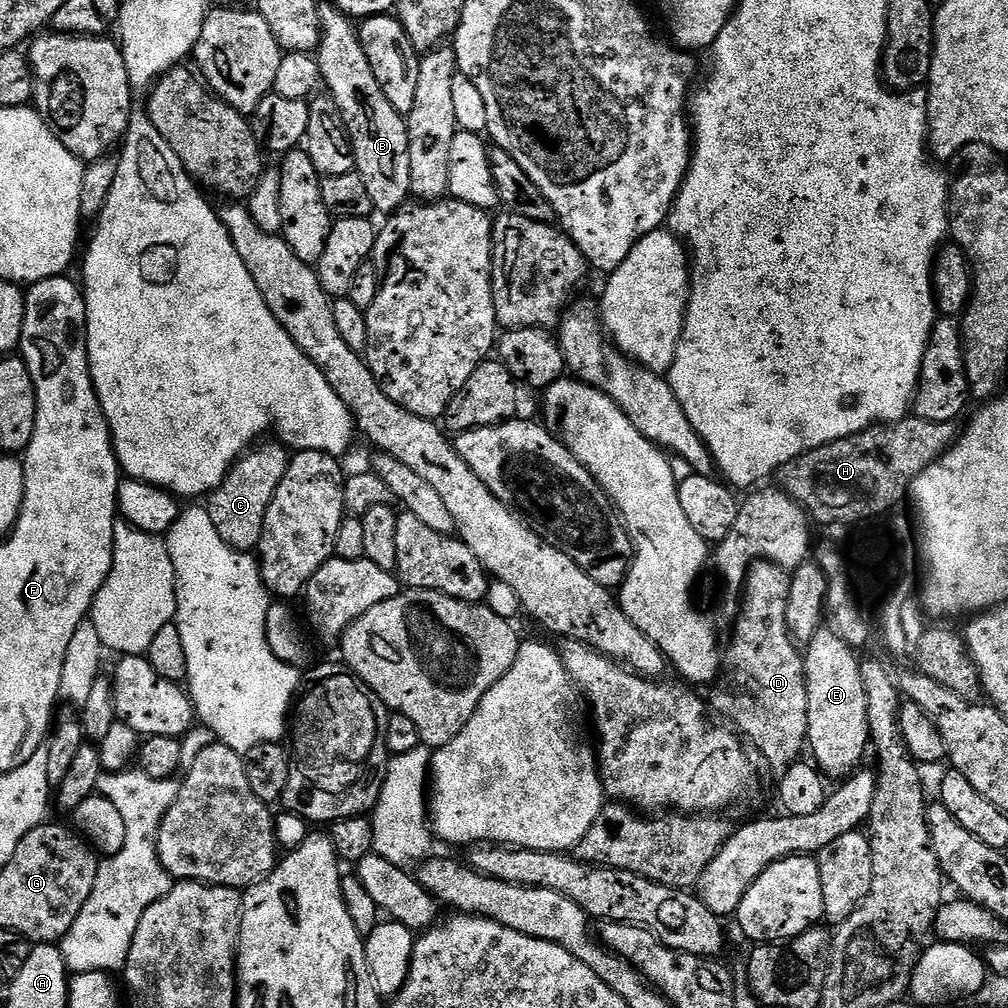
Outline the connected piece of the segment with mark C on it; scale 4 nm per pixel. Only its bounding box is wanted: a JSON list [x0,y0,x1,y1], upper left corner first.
[206,442,289,552]

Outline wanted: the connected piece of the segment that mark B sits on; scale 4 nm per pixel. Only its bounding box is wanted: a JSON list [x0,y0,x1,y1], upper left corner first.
[314,3,412,213]

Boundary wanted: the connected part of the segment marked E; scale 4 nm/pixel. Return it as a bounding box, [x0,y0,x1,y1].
[805,626,871,778]

